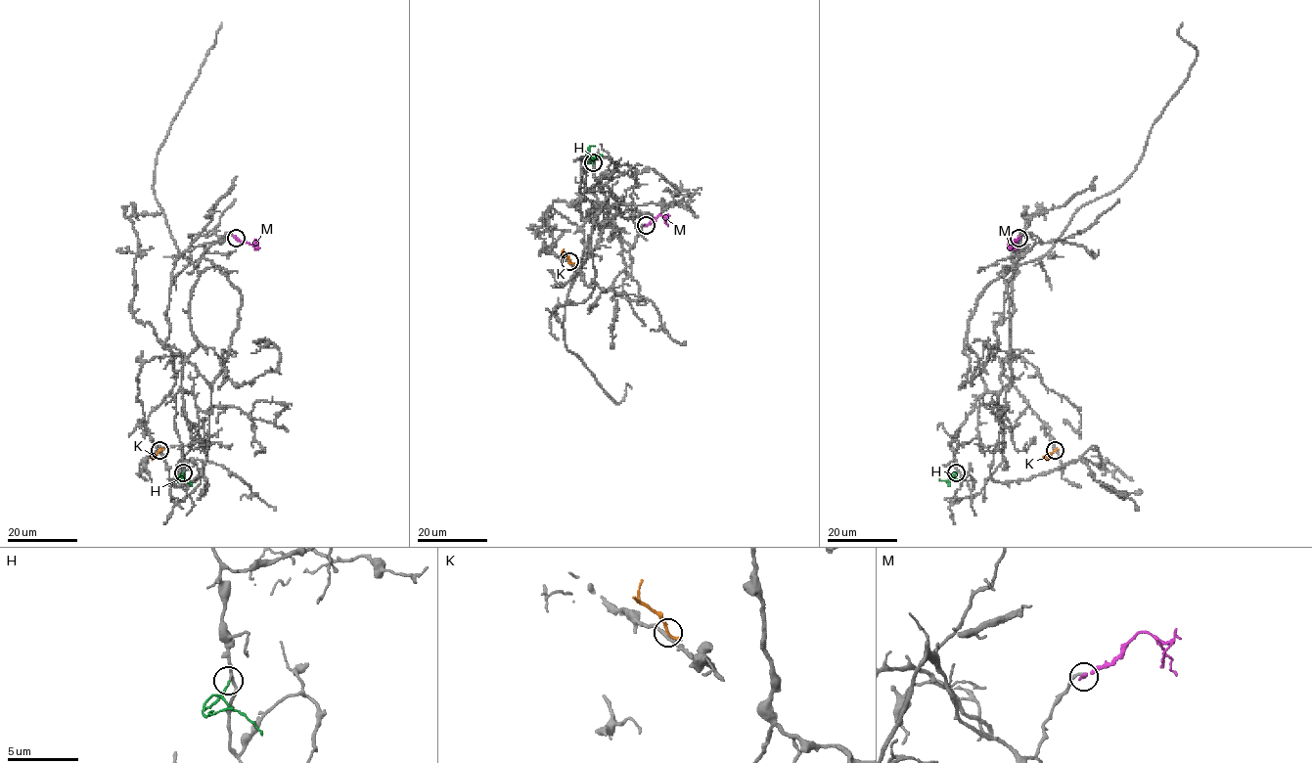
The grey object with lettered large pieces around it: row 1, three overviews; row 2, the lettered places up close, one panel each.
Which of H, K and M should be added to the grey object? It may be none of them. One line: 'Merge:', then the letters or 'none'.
Merge: H

